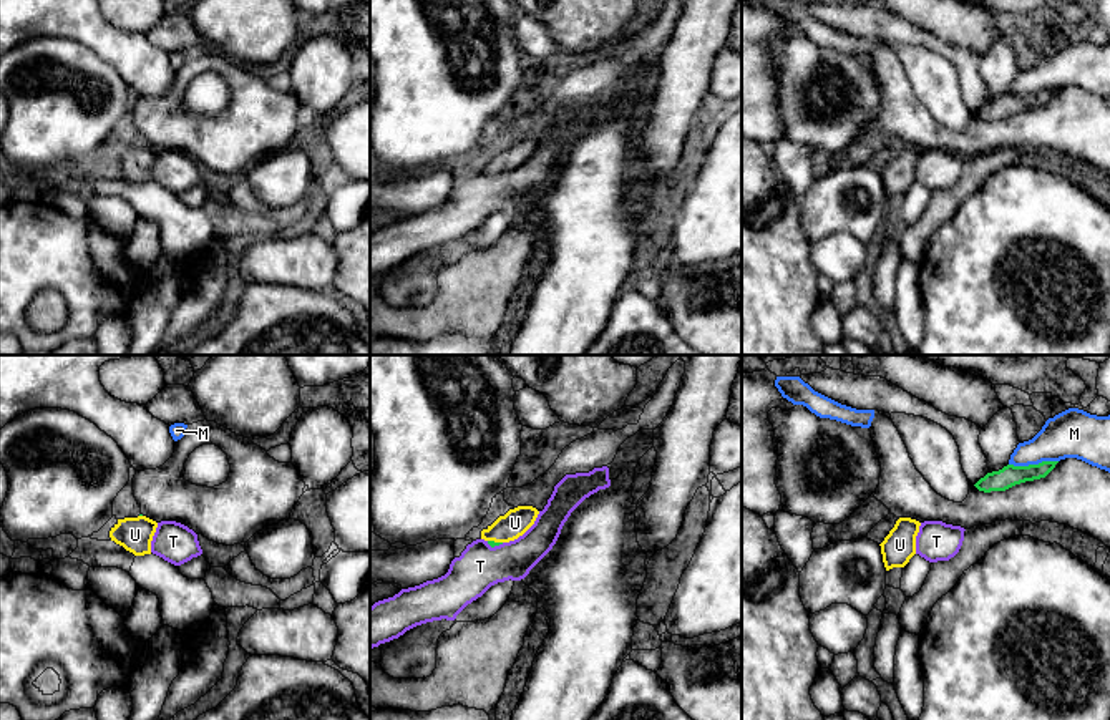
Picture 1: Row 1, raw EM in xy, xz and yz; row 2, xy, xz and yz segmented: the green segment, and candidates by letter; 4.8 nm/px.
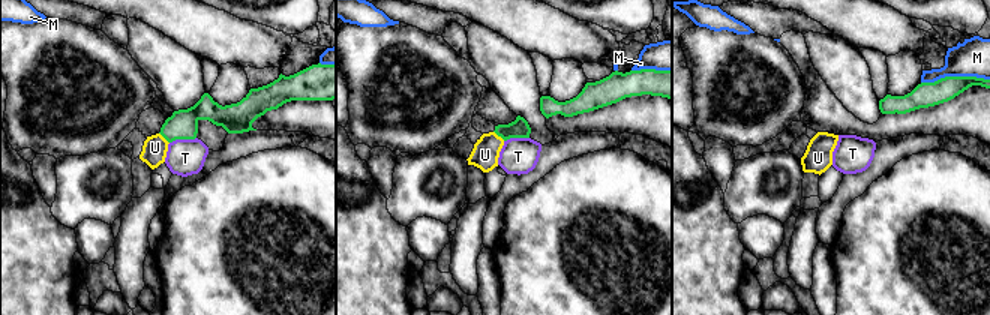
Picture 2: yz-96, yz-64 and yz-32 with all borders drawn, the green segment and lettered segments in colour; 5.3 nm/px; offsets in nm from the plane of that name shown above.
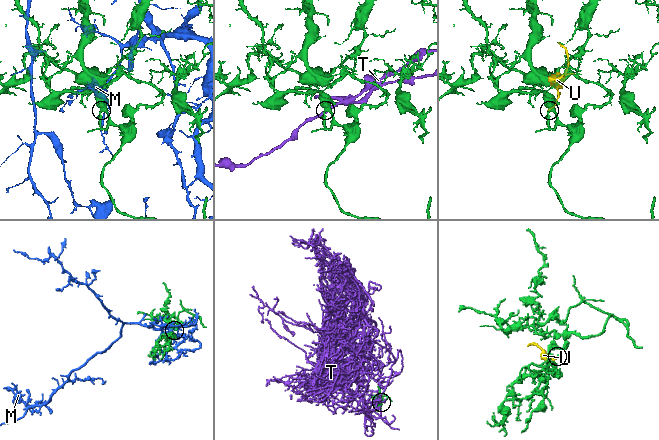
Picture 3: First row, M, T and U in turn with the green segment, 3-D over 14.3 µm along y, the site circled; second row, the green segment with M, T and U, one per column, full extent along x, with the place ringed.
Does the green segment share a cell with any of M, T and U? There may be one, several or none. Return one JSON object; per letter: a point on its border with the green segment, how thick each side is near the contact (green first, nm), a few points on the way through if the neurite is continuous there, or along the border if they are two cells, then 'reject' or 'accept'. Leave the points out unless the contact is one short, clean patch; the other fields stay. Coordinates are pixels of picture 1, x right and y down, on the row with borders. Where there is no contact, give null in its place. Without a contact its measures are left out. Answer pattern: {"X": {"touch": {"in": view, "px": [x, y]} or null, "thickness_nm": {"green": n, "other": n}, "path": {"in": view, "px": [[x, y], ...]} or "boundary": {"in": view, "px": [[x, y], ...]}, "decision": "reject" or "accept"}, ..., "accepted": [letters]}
{"M": {"touch": {"in": "yz", "px": [1032, 465]}, "thickness_nm": {"green": 100, "other": 240}, "decision": "reject"}, "T": {"touch": {"in": "xz", "px": [495, 544]}, "thickness_nm": {"green": 30, "other": 220}, "boundary": {"in": "xz", "px": [[486, 541], [491, 546], [503, 543]]}, "decision": "reject"}, "U": {"touch": {"in": "xz", "px": [493, 541]}, "thickness_nm": {"green": 30, "other": 140}, "path": {"in": "xz", "px": [[491, 543], [493, 541], [515, 523]]}, "decision": "accept"}, "accepted": ["U"]}

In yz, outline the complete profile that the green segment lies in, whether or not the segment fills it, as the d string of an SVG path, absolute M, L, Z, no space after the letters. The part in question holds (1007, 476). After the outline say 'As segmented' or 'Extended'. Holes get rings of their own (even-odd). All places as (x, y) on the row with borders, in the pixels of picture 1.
M1042 461L1039 465L1014 466L1007 465L999 471L987 473L974 486L979 491L1005 491L1015 484L1045 478L1059 461Z. As segmented

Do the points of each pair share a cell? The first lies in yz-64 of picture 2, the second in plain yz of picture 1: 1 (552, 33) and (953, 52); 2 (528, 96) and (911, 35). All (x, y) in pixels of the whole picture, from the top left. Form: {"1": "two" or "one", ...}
{"1": "two", "2": "two"}

